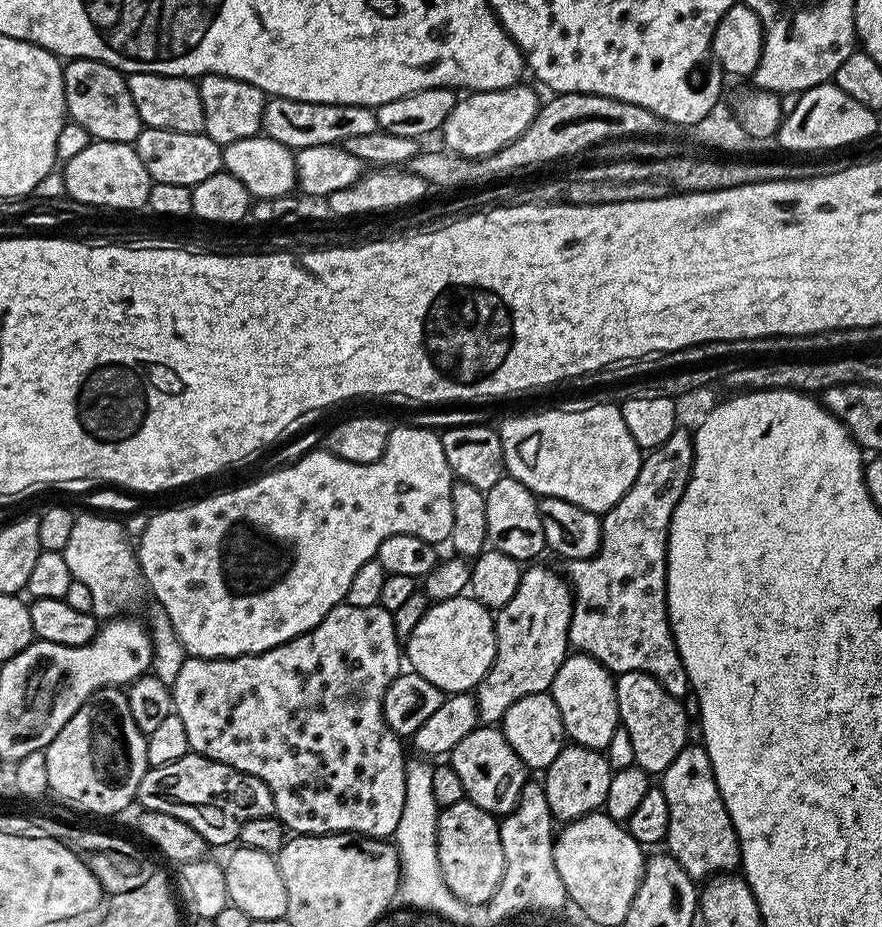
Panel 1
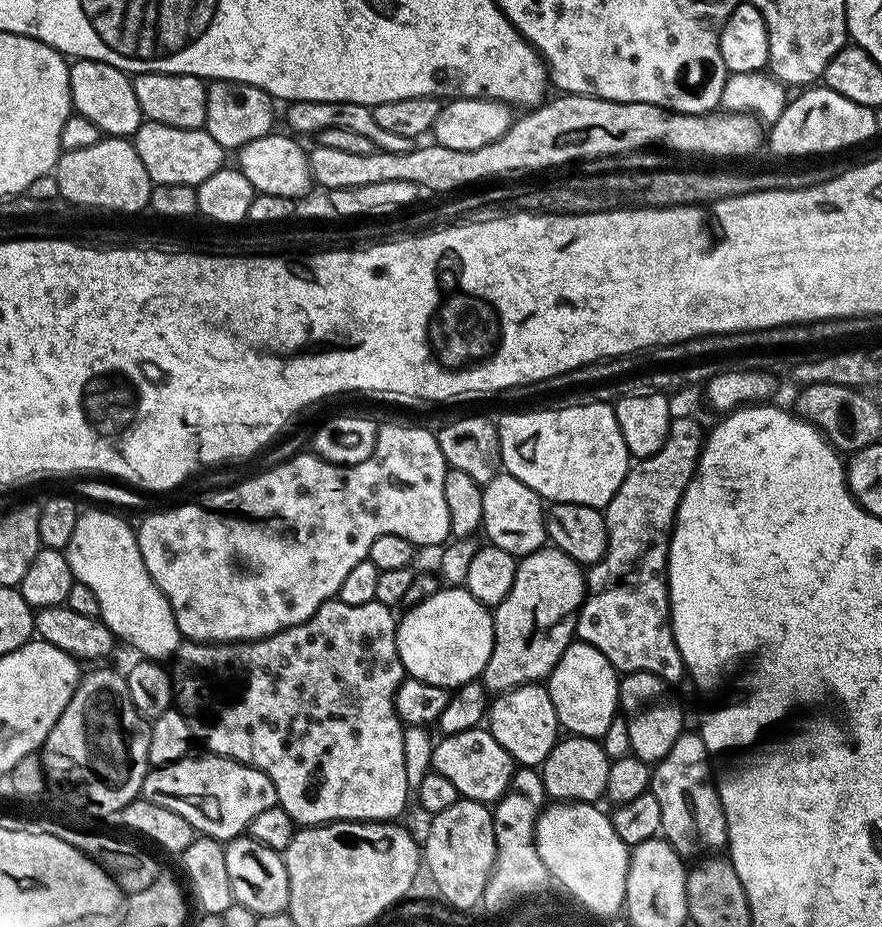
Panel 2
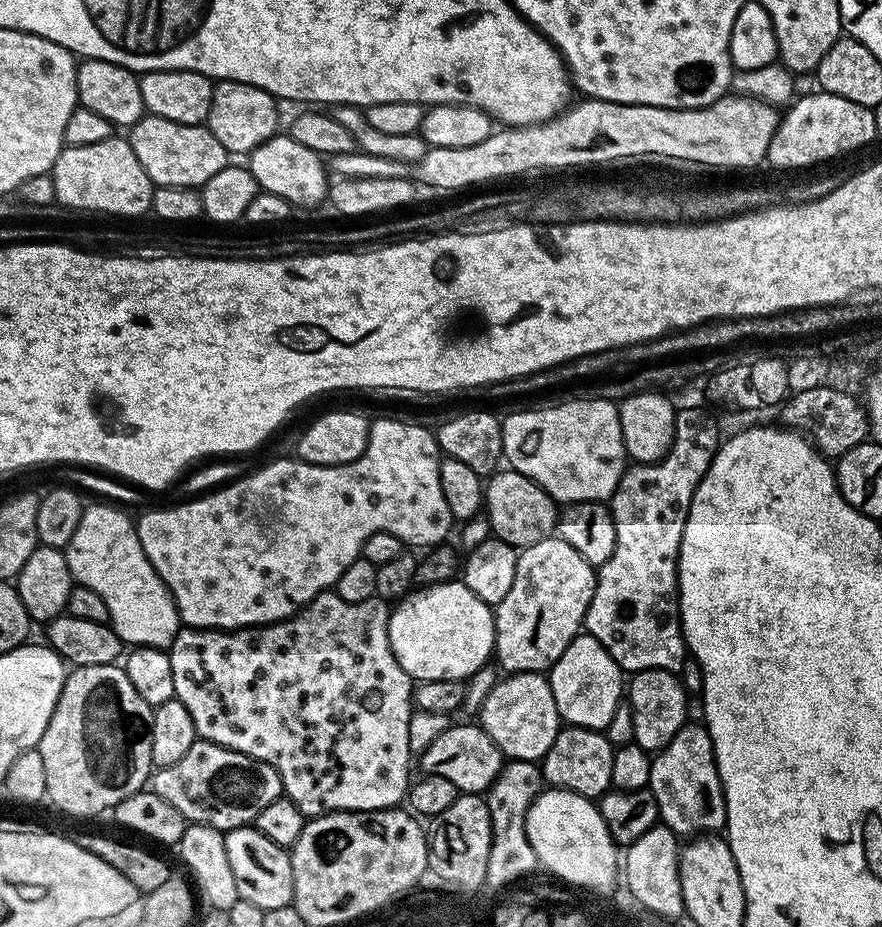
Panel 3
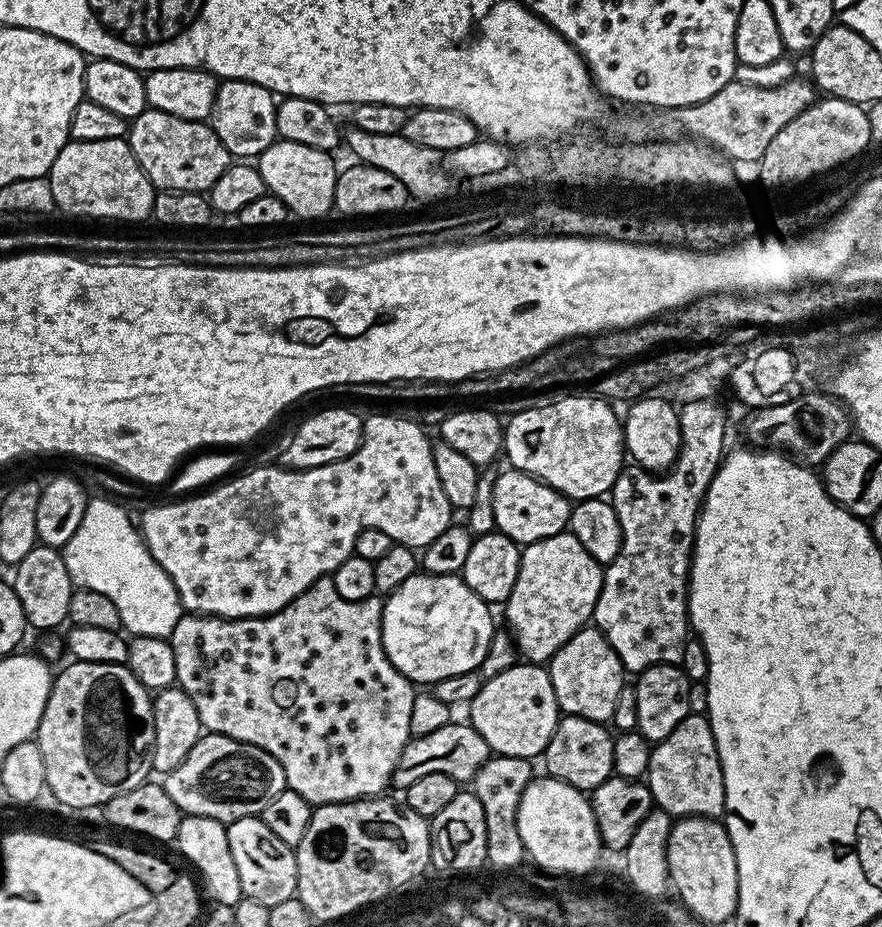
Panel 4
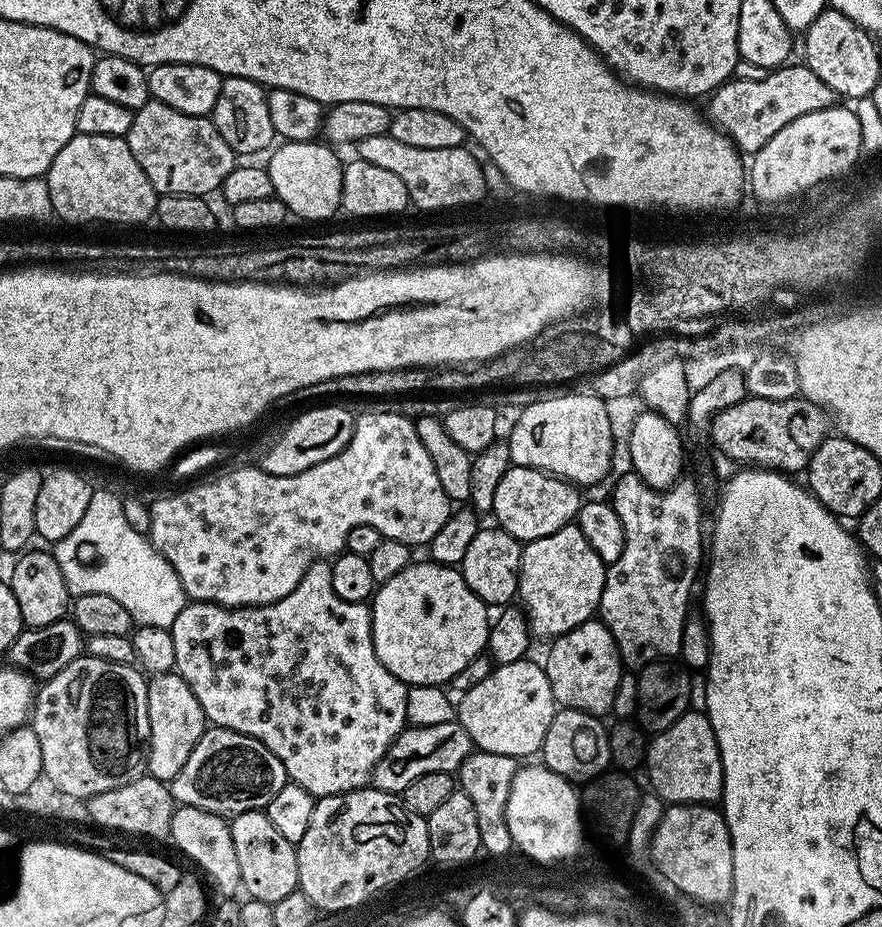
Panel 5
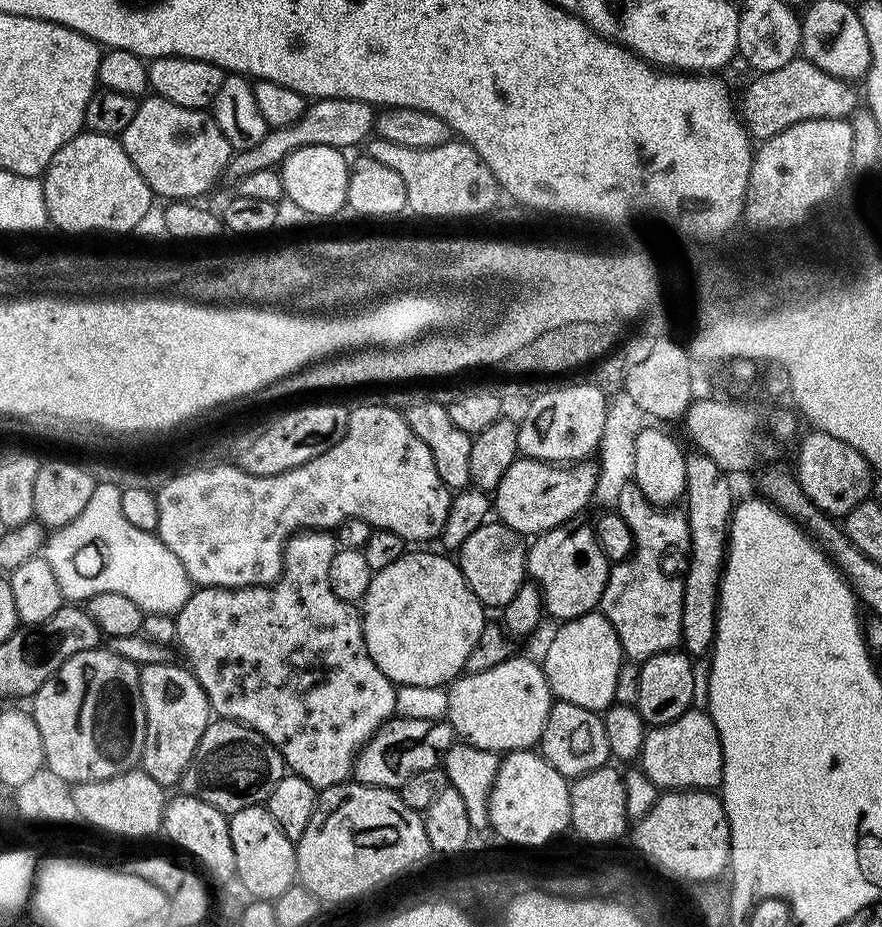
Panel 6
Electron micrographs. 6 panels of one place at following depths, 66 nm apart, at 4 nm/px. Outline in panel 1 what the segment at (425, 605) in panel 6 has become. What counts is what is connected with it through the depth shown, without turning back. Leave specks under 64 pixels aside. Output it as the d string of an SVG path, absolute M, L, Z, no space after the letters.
M471 595L455 596L449 600L435 601L418 626L406 637L406 660L410 663L411 671L417 672L426 682L434 682L446 694L454 692L472 692L482 678L492 669L496 653L496 621L493 613L484 604L473 600Z

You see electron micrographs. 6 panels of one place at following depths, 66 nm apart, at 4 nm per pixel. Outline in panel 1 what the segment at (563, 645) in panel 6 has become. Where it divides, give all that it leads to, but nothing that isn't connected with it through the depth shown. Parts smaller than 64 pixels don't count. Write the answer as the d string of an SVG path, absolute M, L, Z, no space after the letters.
M573 651L564 659L562 666L558 666L550 694L558 706L558 714L562 714L564 734L571 743L587 748L608 749L610 738L614 738L614 730L621 727L621 723L616 682L613 673L602 666L602 662L584 652Z

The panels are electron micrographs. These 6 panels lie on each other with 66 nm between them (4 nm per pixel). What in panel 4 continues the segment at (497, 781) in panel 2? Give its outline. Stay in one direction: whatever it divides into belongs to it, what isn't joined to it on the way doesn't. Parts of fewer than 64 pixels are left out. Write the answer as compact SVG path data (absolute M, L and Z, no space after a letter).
M453 722L446 726L438 726L438 730L430 730L430 734L412 736L398 758L392 784L403 790L410 786L410 782L415 782L425 774L450 774L450 778L457 782L472 781L481 766L488 761L490 753L486 746L486 738L482 738L482 734L478 734L478 730L474 730L471 723L463 723Z

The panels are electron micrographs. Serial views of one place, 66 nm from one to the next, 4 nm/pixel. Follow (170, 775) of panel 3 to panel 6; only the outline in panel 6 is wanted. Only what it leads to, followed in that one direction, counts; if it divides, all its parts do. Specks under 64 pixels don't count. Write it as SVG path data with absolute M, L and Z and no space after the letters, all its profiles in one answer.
M216 718L202 734L202 742L198 742L179 787L183 795L202 798L214 810L231 814L255 804L263 805L284 775L284 760L262 734L233 720Z

